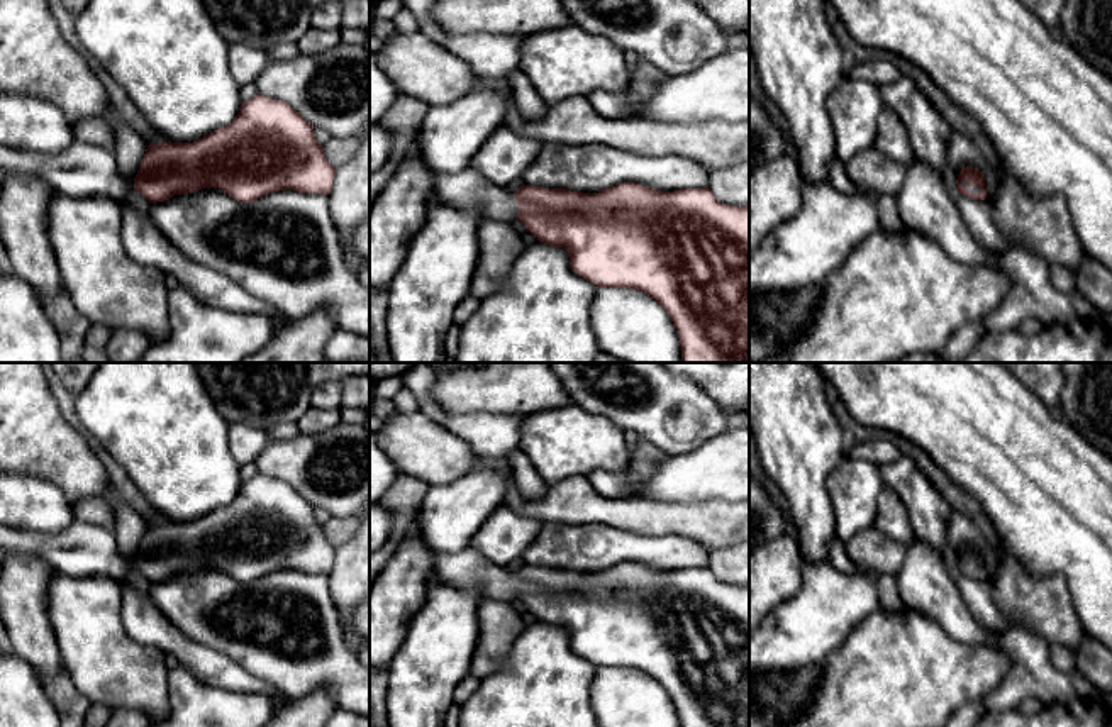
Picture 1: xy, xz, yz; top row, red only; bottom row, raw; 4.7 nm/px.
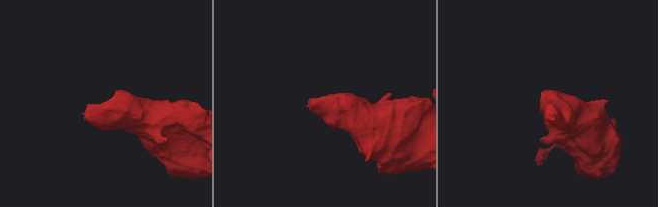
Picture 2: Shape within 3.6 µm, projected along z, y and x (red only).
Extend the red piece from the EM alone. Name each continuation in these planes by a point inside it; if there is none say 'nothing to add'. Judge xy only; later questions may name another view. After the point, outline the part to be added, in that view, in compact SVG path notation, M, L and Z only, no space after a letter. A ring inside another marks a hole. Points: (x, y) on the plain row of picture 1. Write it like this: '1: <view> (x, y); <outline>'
1: xy (83, 549); M75 520L63 532L42 534L0 524L0 551L17 558L37 558L68 576L107 574L122 581L134 568L115 542L114 530Z

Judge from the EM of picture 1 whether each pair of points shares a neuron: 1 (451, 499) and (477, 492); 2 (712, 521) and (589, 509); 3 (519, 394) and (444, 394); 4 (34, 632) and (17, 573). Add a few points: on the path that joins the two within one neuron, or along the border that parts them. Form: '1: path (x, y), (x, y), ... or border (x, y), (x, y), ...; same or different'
1: path (458, 499), (470, 499); same
2: path (682, 519), (619, 514); same
3: path (500, 394), (463, 394); same
4: path (26, 617), (22, 588); same

